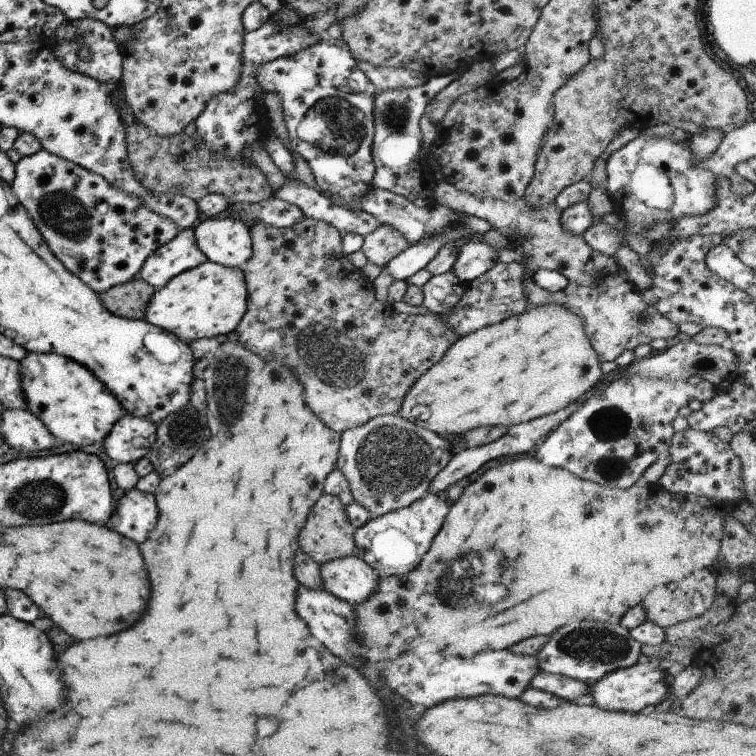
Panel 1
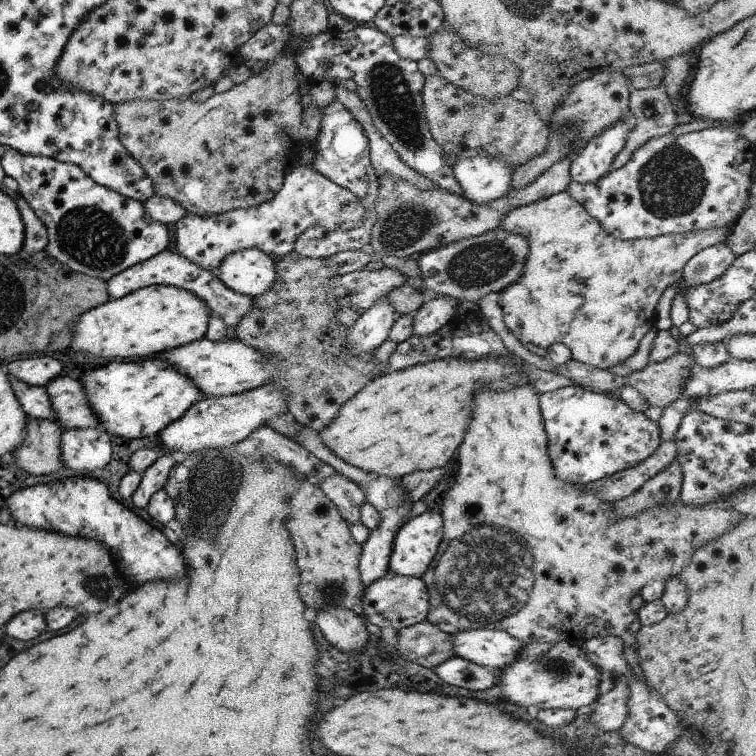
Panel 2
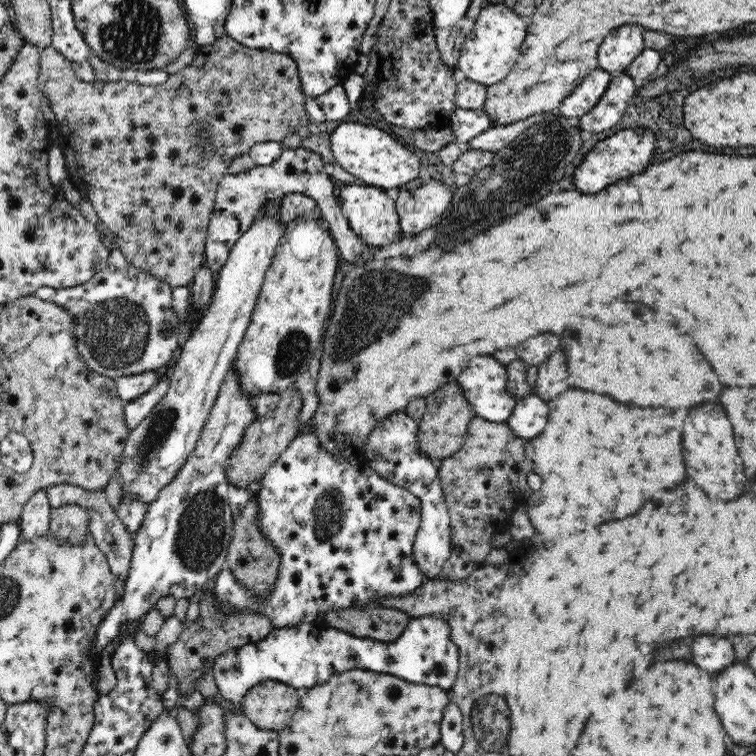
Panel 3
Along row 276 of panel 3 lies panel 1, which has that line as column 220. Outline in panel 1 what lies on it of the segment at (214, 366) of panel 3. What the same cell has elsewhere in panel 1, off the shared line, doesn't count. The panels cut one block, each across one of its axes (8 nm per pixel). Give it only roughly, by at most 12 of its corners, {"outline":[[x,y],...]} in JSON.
{"outline":[[229,216],[201,218],[192,231],[207,261],[241,268],[250,232]]}

